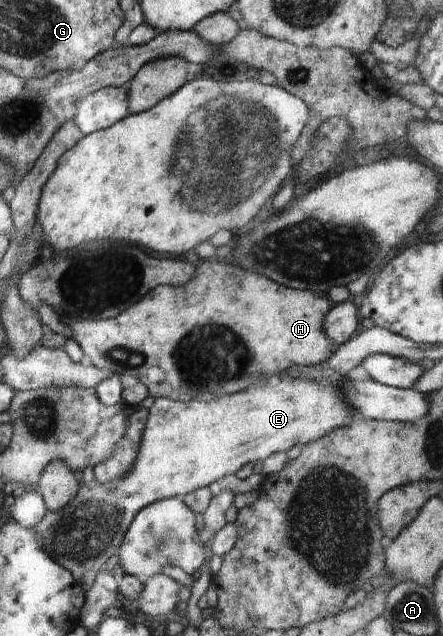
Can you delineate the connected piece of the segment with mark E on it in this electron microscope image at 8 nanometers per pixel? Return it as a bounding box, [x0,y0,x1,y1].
[33,378,356,589]

